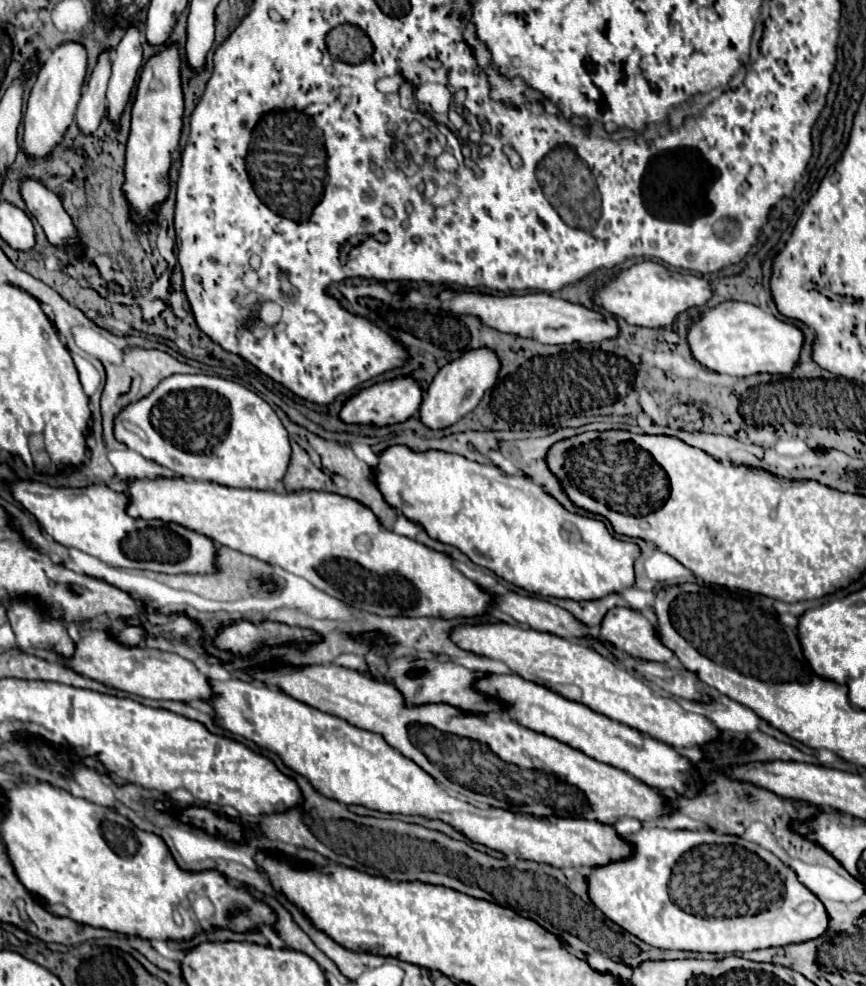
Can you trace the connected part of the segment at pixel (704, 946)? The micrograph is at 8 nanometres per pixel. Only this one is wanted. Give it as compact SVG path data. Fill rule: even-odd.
M648 827L648 829L640 829L638 833L630 833L624 837L624 841L628 841L632 845L632 855L622 859L622 861L612 861L608 865L598 865L592 867L592 873L586 875L586 885L588 885L588 897L590 901L618 927L622 927L624 931L632 933L634 937L638 937L640 941L658 947L658 949L684 949L684 951L706 951L706 953L736 953L736 951L754 951L754 949L766 949L766 947L778 947L778 945L788 945L788 943L800 943L800 941L808 941L808 939L816 939L820 937L826 927L828 927L828 913L824 909L824 905L816 899L814 893L810 893L794 875L794 871L782 863L774 853L762 849L756 843L746 843L740 837L736 839L734 835L718 835L714 831L688 831L688 829L660 829L660 827ZM744 885L756 885L758 889L744 889ZM752 909L766 909L764 913L758 915L748 915L748 917L738 917L738 913L754 913Z

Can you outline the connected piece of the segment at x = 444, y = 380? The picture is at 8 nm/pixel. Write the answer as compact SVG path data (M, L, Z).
M488 347L470 349L462 357L444 365L422 399L418 411L422 423L430 429L444 429L448 425L454 425L462 415L470 413L480 403L482 395L496 383L498 371L500 371L500 359Z

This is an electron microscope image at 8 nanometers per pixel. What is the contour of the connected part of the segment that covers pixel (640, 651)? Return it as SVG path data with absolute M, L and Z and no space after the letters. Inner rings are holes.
M616 607L610 609L600 623L600 641L612 645L616 651L628 653L642 661L668 661L672 651L666 649L654 633L654 625L640 613Z

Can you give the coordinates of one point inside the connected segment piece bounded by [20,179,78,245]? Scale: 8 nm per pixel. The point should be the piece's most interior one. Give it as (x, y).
(42, 203)

